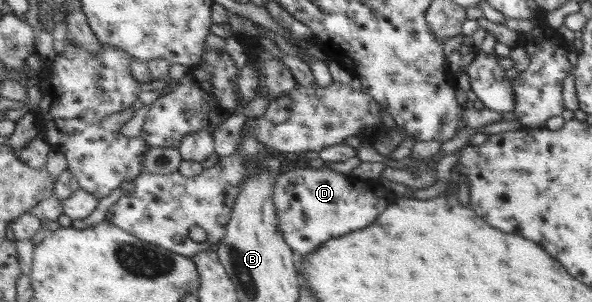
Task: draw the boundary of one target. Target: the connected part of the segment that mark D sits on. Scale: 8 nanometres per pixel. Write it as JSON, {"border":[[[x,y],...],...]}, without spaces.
{"border":[[[326,167],[295,168],[281,174],[274,191],[274,202],[282,234],[299,257],[316,251],[330,238],[368,227],[388,205],[384,197],[376,197],[366,183],[360,183],[360,179],[350,181],[346,175]]]}

